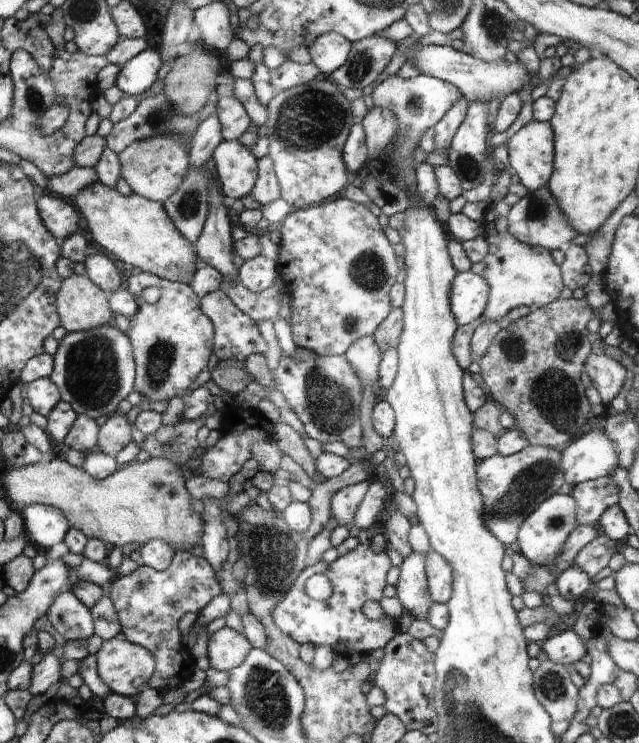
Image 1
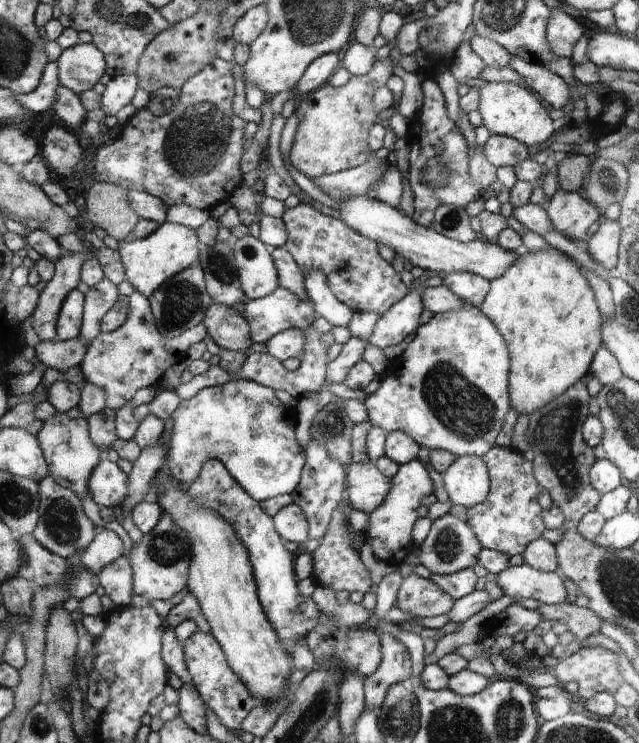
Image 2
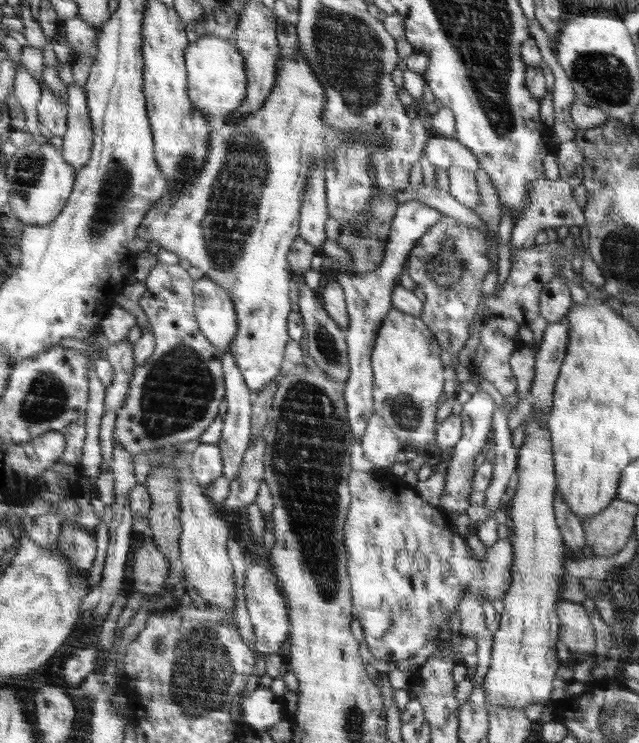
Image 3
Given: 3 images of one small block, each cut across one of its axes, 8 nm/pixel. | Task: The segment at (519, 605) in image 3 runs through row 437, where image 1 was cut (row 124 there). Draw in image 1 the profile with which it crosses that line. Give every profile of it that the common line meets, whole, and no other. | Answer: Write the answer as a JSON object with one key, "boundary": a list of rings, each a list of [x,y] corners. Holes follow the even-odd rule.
{"boundary":[[[530,121],[507,140],[509,162],[528,191],[546,187],[554,172],[554,133],[549,121]]]}

